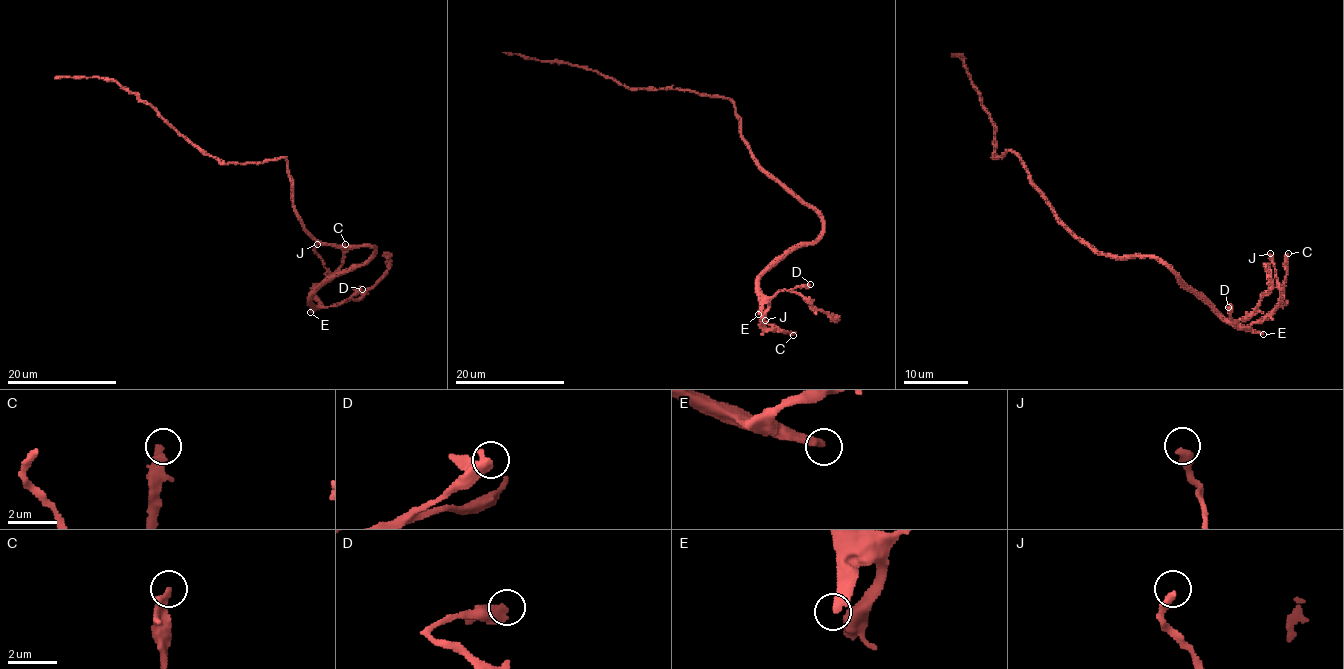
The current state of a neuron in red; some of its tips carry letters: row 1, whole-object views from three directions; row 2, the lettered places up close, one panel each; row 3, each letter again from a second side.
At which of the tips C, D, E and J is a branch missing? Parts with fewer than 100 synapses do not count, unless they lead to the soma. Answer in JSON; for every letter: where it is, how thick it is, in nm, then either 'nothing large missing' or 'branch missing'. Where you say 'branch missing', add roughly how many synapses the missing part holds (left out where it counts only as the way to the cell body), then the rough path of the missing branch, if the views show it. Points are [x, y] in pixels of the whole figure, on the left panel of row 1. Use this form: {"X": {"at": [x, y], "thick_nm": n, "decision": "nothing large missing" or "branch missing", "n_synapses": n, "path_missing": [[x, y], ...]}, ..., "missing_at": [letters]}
{"C": {"at": [345, 244], "thick_nm": 320, "decision": "nothing large missing"}, "D": {"at": [362, 289], "thick_nm": 550, "decision": "nothing large missing"}, "E": {"at": [310, 312], "thick_nm": 400, "decision": "branch missing", "n_synapses": 190, "path_missing": [[310, 312], [311, 320], [319, 326], [360, 327], [373, 309], [371, 271], [383, 267]]}, "J": {"at": [317, 244], "thick_nm": 320, "decision": "nothing large missing"}, "missing_at": ["E"]}

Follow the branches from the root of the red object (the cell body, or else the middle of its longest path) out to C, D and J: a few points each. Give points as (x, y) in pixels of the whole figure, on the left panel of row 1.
C: (300, 218), (318, 241), (374, 248), (311, 297), (317, 306), (314, 291), (341, 264), (345, 244)
D: (300, 218), (318, 241), (374, 248), (364, 263), (334, 275), (311, 301), (317, 306), (343, 304), (362, 289)
J: (300, 218), (318, 241), (374, 248), (311, 297), (317, 306), (314, 291), (328, 278), (317, 244)

